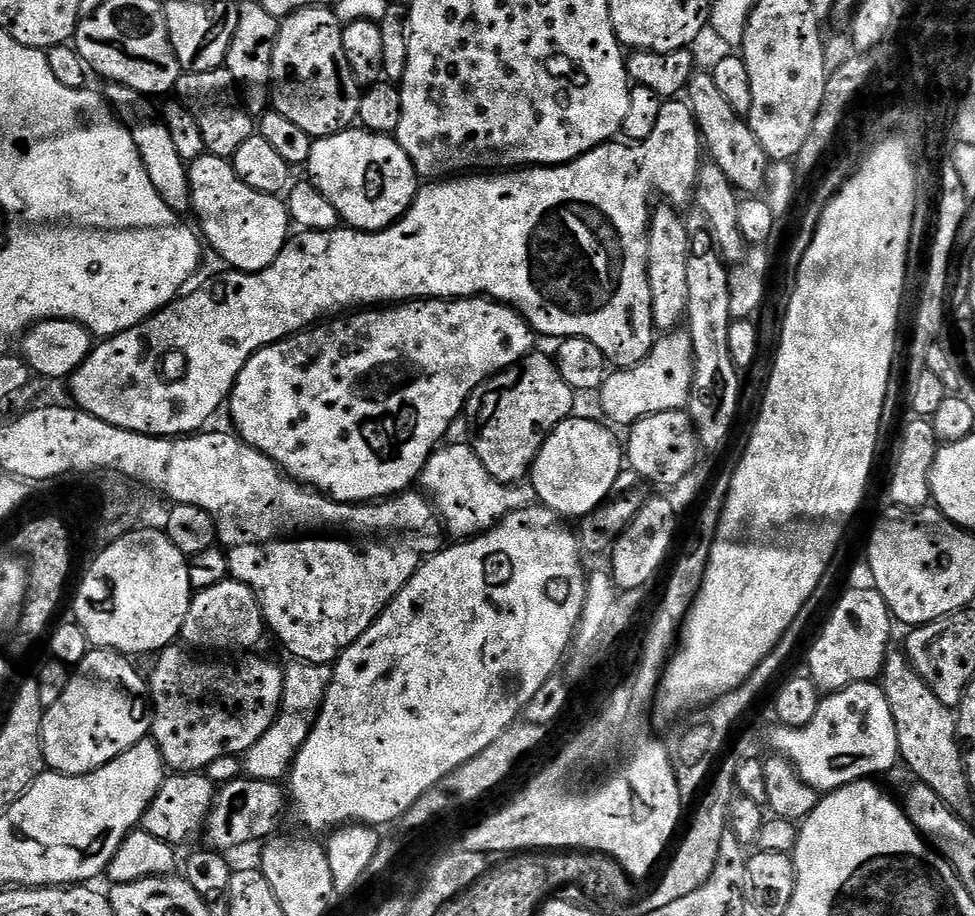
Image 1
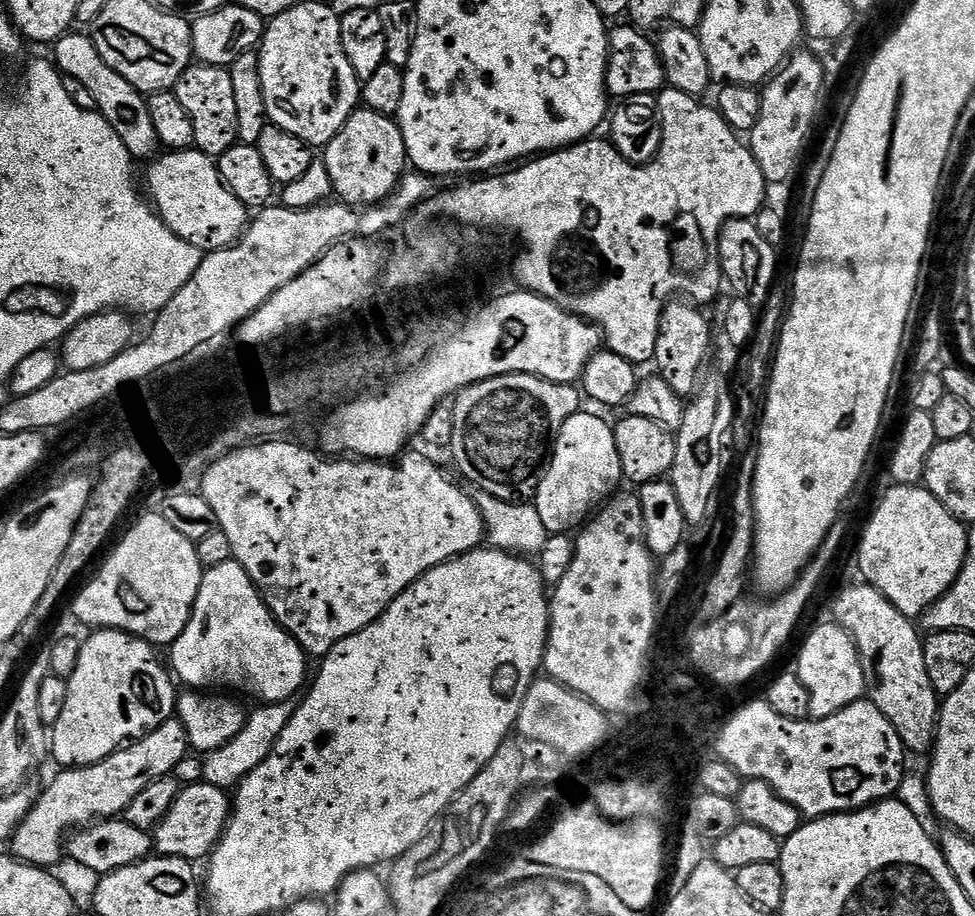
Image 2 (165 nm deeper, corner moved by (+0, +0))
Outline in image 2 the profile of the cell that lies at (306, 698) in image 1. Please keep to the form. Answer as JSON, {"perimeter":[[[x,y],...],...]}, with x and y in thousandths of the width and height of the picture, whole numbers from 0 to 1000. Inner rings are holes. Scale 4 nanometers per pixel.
{"perimeter":[[[290,764],[284,769],[268,767],[253,778],[248,797],[232,810],[232,814],[224,814],[224,819],[212,822],[208,826],[209,850],[208,855],[215,858],[224,858],[231,862],[241,861],[256,845],[256,841],[265,841],[273,828],[277,828],[277,819],[281,819],[281,810],[289,806],[289,797],[297,788],[297,784],[304,777],[304,769],[299,764]]]}

